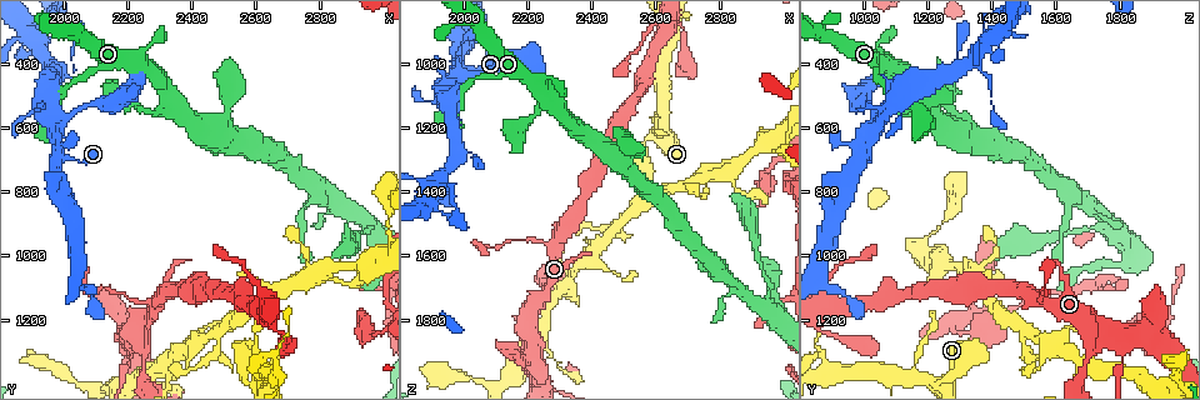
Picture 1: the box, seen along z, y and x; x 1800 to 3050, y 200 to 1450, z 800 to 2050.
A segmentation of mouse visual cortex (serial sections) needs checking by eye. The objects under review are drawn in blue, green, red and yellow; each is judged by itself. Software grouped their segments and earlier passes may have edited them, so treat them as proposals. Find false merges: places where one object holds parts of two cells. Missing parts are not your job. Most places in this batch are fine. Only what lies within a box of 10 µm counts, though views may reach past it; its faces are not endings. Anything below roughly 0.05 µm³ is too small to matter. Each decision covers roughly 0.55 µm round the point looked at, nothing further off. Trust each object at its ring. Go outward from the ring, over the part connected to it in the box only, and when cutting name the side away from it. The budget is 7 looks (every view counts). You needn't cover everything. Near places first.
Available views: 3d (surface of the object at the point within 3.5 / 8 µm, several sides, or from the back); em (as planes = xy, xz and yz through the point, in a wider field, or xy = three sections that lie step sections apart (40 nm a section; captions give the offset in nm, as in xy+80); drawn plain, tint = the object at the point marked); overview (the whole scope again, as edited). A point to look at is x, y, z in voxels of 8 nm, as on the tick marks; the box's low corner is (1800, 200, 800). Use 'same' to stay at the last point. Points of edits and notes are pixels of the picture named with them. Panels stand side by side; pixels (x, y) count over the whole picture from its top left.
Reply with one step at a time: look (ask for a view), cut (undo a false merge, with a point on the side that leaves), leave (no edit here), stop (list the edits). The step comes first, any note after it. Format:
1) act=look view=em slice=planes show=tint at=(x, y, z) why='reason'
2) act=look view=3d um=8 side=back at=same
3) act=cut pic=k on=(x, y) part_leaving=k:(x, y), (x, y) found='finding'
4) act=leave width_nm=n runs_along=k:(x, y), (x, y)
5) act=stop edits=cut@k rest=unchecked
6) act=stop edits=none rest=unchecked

act=look view=3d um=3.5 at=(2230, 1230, 1750)

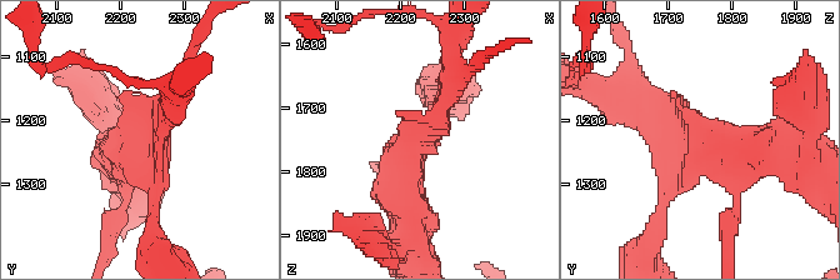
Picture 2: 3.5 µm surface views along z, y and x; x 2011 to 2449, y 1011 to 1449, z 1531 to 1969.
act=look view=em slice=xy step=1 show=tint at=(2225, 1235, 1750) arms=4 arm_widths_nm=200,200,250,600 why='now the EM'

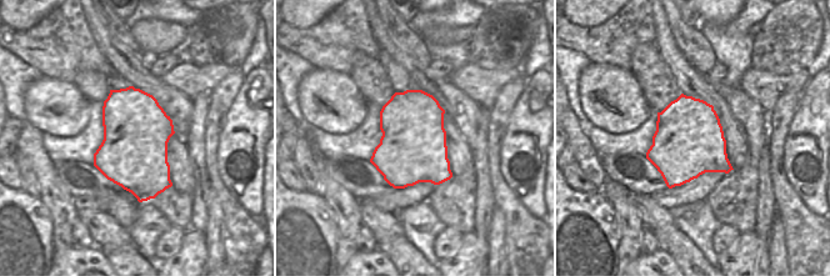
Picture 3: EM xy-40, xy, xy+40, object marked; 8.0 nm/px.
act=leave found='one cell here'

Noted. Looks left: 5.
act=look view=3d um=3.5 at=(2660, 1360, 890) why='abrupt turn'

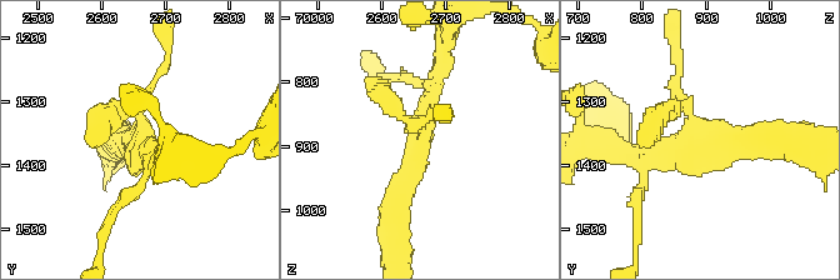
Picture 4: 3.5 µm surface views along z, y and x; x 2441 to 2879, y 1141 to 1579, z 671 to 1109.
act=look view=em slice=xy step=1 show=tint at=(2665, 1350, 885) why='shape alone is not enough'

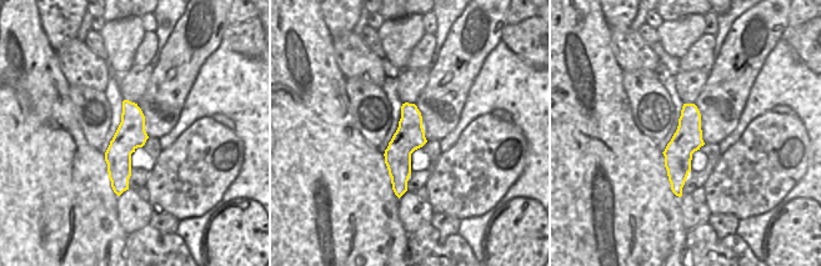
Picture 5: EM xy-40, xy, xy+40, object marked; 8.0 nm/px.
act=look view=em slice=xy step=2 show=tint at=same why='another direction'

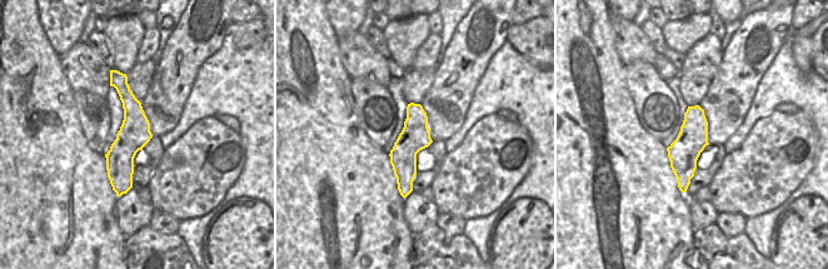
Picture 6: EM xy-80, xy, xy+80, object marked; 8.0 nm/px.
act=leave runs_along=6:(113, 73), (130, 103), (119, 192) found='all the same cell'

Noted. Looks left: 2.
act=stop edits=none rest=unchecked

